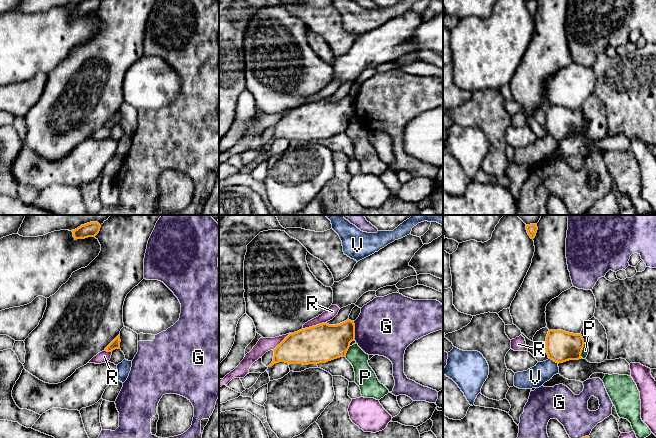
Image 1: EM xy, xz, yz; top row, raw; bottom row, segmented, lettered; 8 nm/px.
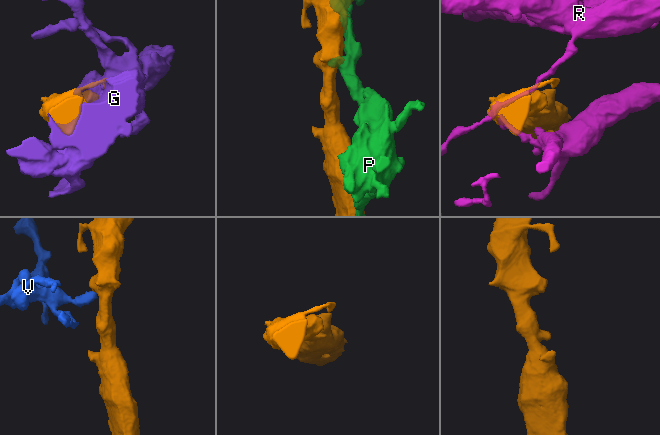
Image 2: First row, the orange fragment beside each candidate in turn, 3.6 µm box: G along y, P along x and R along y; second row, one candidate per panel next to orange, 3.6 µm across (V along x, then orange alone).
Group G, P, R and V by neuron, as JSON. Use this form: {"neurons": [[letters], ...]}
{"neurons": [["G"], ["P"], ["R"], ["V"]]}

